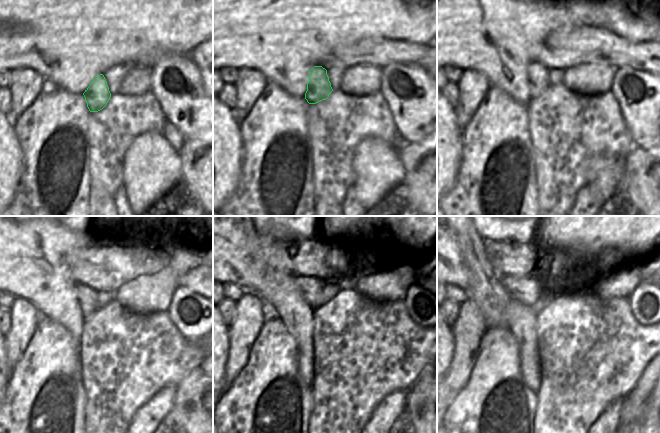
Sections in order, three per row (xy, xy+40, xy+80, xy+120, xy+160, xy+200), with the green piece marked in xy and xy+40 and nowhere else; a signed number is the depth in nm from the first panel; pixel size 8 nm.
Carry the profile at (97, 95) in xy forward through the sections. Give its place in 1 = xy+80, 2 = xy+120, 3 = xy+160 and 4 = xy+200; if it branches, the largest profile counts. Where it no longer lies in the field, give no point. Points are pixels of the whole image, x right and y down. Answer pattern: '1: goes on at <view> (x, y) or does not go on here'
1: goes on at xy+80 (538, 75)
2: goes on at xy+120 (87, 297)
3: goes on at xy+160 (316, 293)
4: goes on at xy+200 (526, 289)

